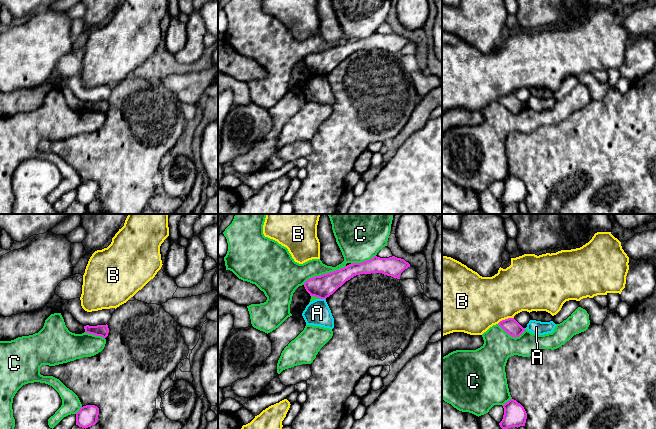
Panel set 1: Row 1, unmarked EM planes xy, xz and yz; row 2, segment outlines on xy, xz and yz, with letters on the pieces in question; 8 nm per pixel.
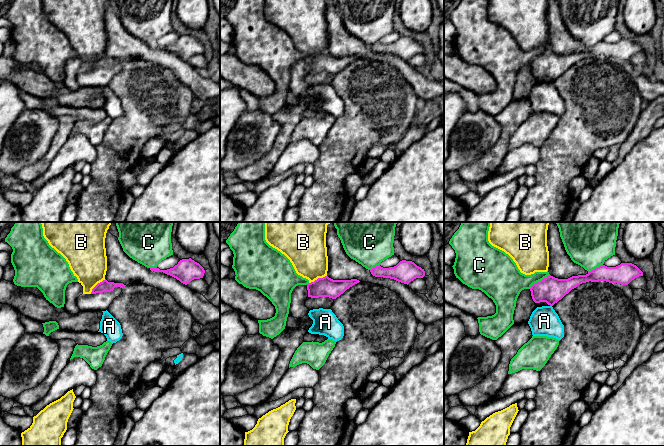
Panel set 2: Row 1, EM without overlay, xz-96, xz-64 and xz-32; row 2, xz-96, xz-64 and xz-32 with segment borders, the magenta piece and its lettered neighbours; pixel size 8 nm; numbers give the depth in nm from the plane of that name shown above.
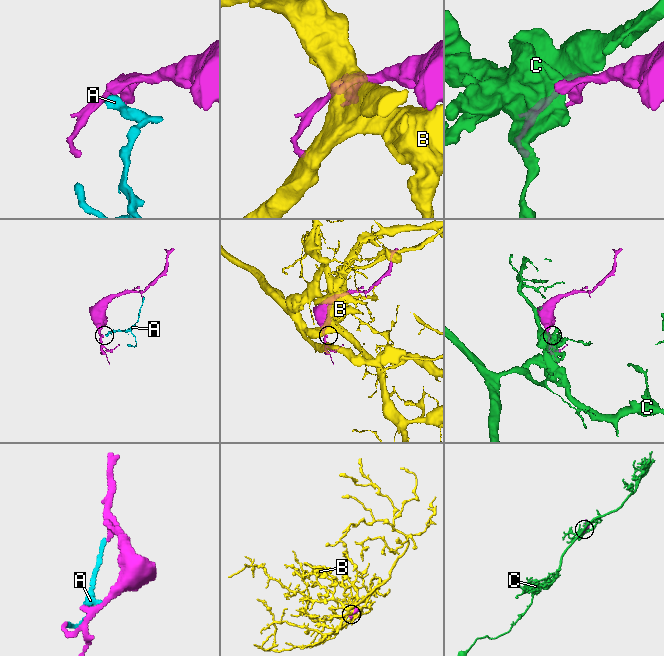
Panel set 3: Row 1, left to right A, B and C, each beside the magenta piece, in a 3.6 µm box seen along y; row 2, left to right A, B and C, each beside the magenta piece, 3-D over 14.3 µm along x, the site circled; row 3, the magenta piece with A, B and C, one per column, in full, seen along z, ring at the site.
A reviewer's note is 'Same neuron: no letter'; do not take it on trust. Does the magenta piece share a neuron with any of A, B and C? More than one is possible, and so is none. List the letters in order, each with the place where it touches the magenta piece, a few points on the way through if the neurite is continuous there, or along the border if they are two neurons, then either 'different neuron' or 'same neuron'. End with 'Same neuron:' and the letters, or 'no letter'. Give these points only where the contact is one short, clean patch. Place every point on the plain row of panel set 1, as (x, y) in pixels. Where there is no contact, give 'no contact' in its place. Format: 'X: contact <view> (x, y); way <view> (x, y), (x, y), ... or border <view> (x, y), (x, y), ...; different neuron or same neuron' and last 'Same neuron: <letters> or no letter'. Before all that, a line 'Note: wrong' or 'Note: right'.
Note: right
A: contact xz (323, 74); border xz (320, 74), (325, 75); different neuron
B: contact yz (505, 95); different neuron
C: contact xz (324, 50); different neuron
Same neuron: no letter

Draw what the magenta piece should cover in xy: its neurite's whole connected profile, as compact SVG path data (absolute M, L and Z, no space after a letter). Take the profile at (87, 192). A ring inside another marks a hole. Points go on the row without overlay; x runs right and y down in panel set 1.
M86 181L76 189L76 201L88 204L97 199L99 184L95 181Z

